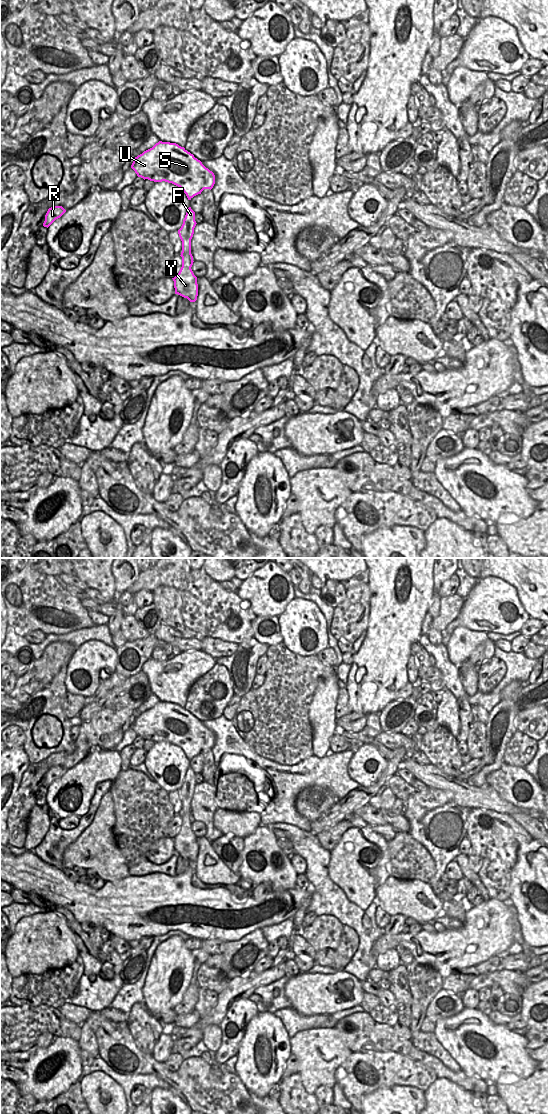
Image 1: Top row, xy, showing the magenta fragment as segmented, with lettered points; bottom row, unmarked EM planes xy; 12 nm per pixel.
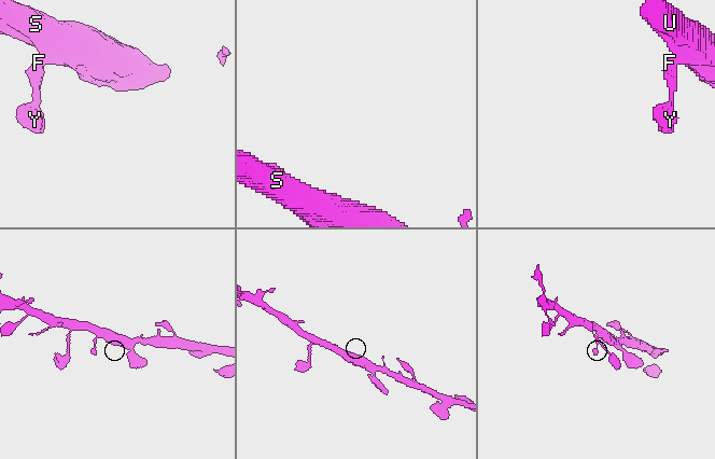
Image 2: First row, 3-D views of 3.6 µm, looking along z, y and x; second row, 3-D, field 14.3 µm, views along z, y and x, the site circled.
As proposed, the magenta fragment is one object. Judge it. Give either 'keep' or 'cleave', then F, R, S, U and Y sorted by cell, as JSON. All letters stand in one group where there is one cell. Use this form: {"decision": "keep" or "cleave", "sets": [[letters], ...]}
{"decision": "keep", "sets": [["F", "R", "S", "U", "Y"]]}

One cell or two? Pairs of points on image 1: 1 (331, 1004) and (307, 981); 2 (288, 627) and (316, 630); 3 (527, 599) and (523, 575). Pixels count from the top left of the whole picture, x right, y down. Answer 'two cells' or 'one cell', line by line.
1: one cell
2: one cell
3: one cell

